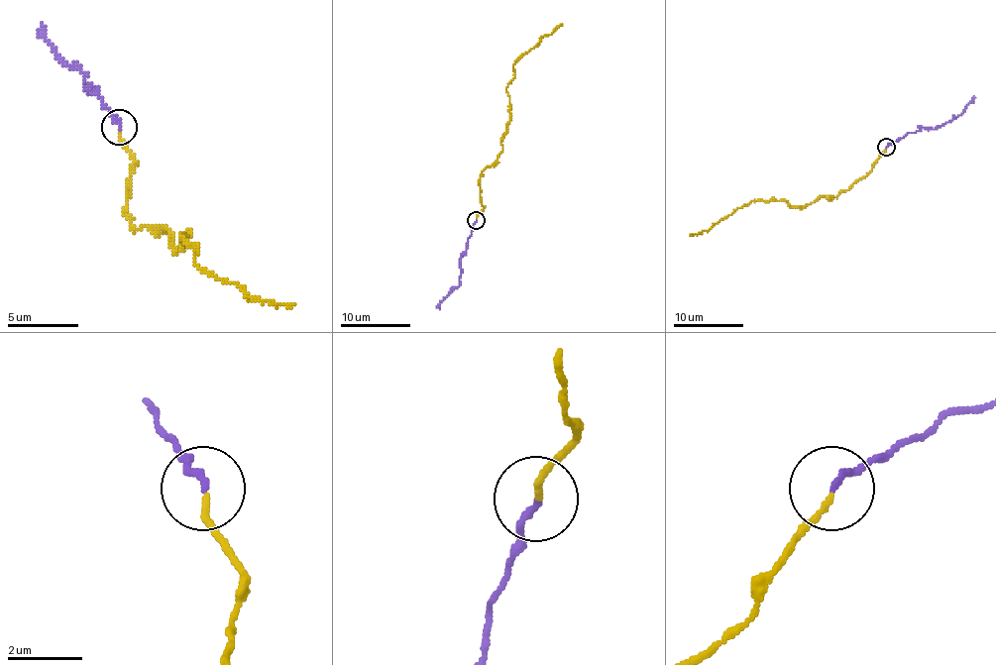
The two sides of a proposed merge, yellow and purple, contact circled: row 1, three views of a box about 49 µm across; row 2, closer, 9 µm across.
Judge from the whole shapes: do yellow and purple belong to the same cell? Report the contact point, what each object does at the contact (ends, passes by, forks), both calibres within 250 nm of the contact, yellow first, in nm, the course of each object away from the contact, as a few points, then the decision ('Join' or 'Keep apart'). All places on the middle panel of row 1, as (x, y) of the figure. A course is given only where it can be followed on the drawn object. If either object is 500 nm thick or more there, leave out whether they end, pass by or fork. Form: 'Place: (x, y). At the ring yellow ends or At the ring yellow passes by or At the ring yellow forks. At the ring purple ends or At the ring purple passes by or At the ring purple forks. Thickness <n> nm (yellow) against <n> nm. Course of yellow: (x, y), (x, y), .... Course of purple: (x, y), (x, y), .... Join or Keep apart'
Place: (476, 220). At the ring yellow ends. At the ring purple ends. Thickness 150 nm (yellow) against 180 nm. Course of yellow: (477, 220), (484, 207), (480, 174), (498, 159), (507, 131), (506, 87), (514, 76), (513, 65), (562, 24). Course of purple: (477, 220), (461, 257), (459, 284), (438, 307). Join

